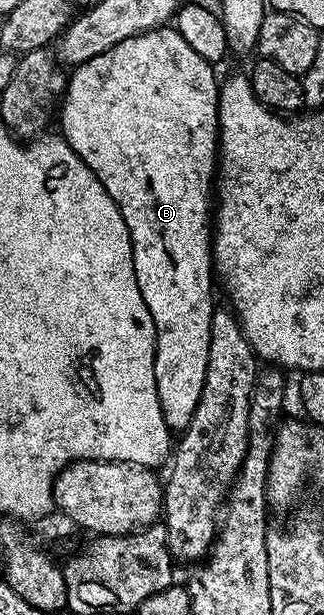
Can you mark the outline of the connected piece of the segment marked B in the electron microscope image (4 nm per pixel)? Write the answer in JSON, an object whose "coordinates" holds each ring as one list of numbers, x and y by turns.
{"coordinates":[[156,27,147,33,138,33,121,43,117,43,109,51,101,51,101,55,93,55,85,63,74,66,70,74,66,90,61,98,61,112,57,121,63,124,61,136,67,146,76,153,101,179,105,191,117,203,121,215,125,219,125,227,129,227,131,250,133,251,133,267,137,275,137,287,141,291,141,299,145,299,145,307,149,307,149,315,153,315,155,324,155,378,157,379,157,399,161,403,161,411,168,429,182,431,189,427,189,419,193,411,197,411,197,403,201,399,201,387,205,387,205,367,209,367,209,327,211,326,211,277,213,281,213,229,209,222,213,217,213,182,217,177,217,146,219,144,219,86,215,81,216,66,210,61,201,59,185,39,173,27]]}

